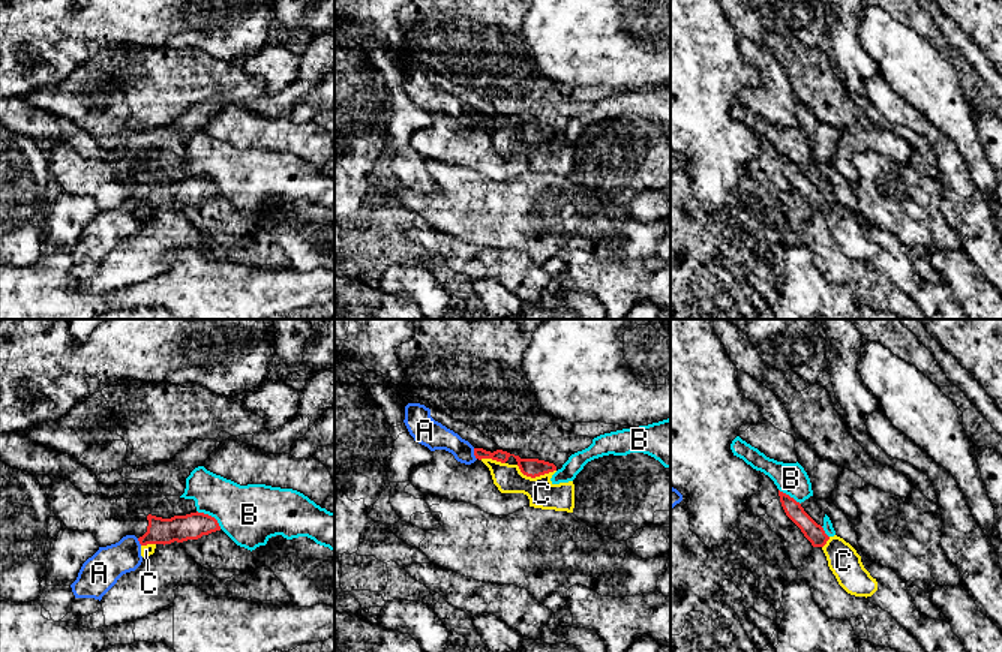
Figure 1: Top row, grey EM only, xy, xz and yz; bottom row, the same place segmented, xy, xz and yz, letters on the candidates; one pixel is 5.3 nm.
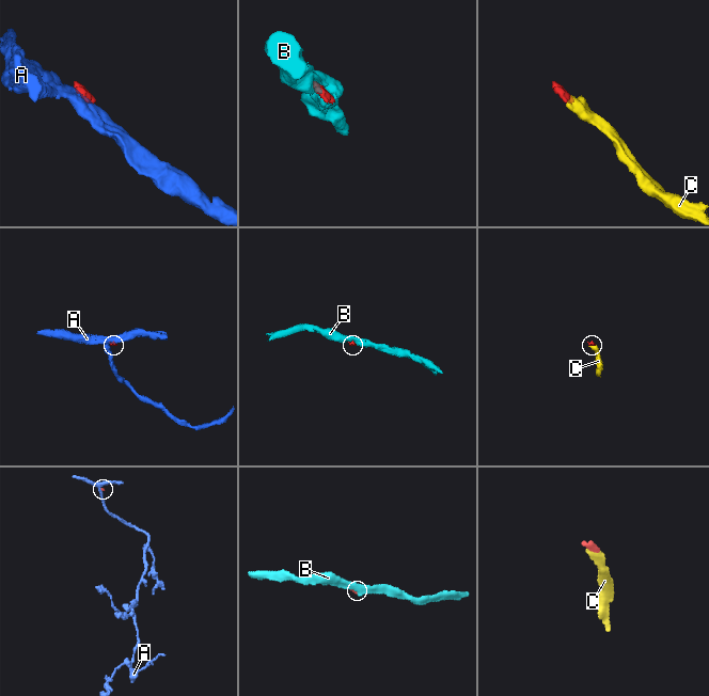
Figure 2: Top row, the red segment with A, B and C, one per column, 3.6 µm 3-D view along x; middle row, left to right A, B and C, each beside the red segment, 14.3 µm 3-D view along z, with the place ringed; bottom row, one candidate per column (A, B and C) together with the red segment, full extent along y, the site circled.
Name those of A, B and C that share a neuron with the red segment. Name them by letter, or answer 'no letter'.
C

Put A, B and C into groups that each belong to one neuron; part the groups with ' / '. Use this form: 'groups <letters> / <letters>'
groups A / B / C

